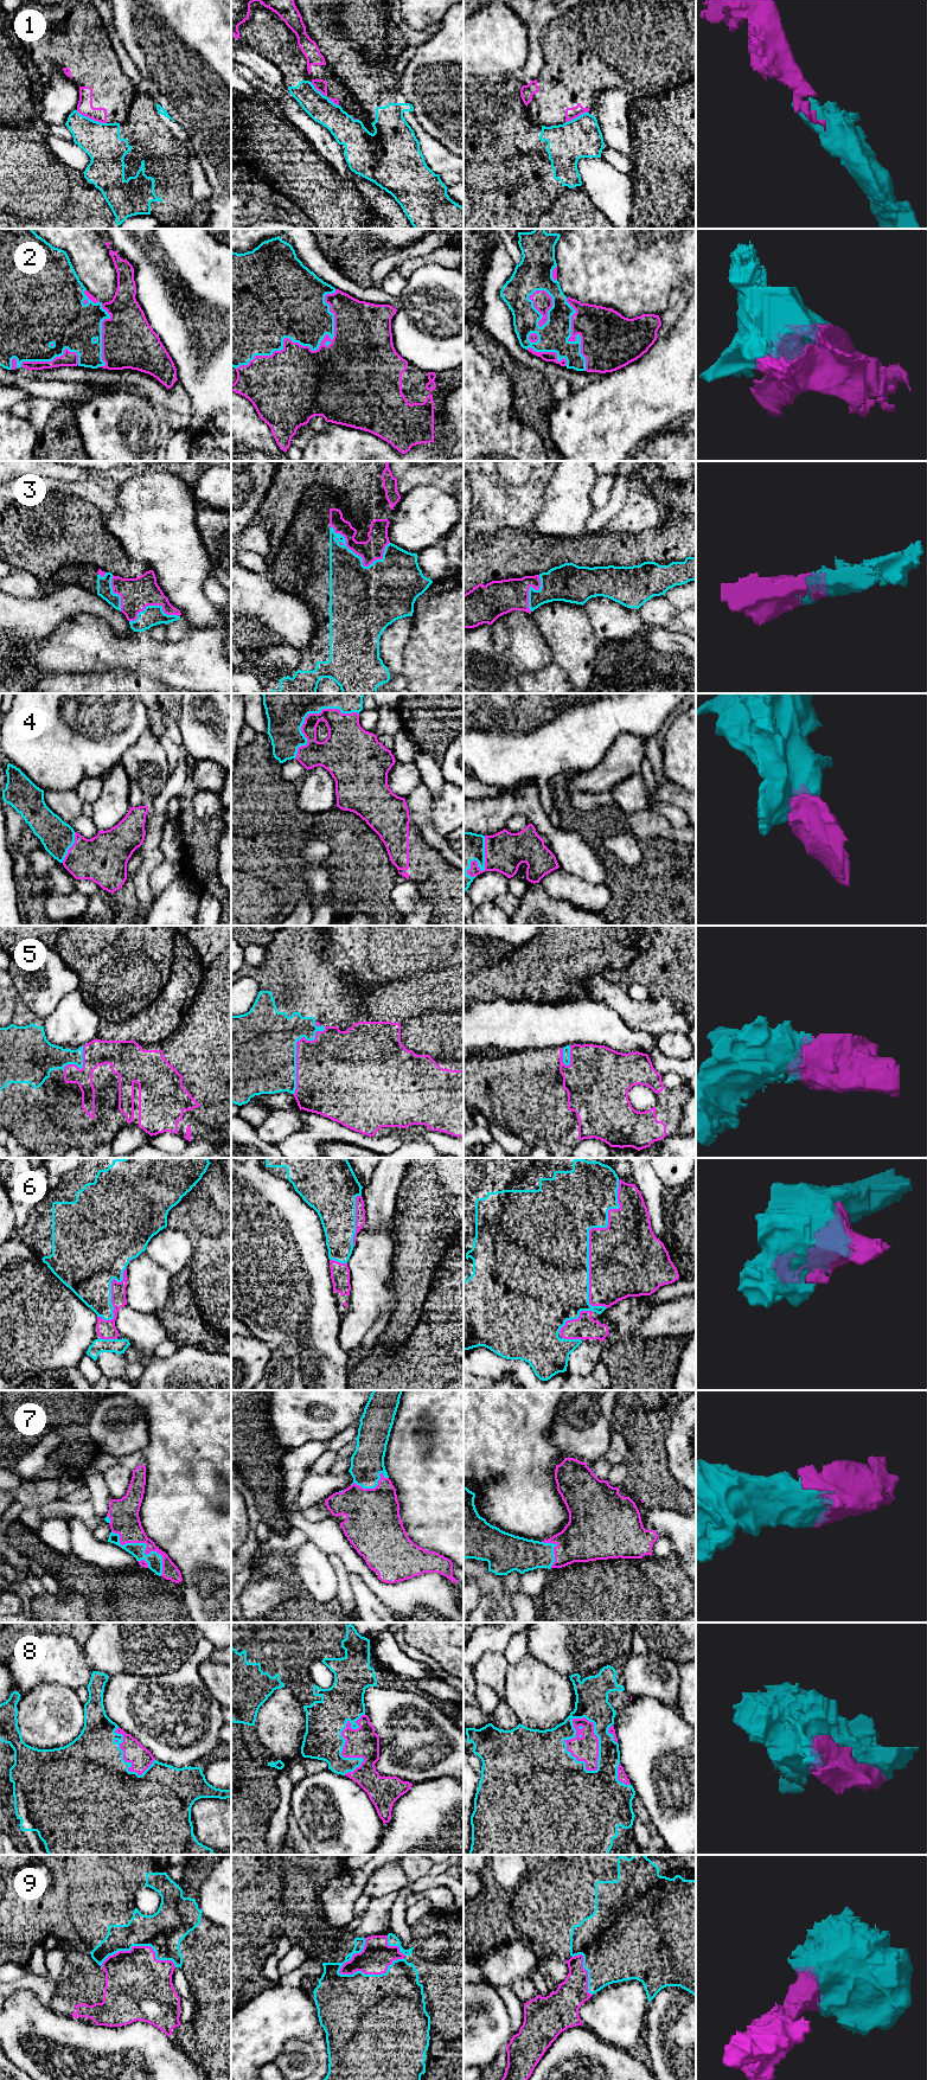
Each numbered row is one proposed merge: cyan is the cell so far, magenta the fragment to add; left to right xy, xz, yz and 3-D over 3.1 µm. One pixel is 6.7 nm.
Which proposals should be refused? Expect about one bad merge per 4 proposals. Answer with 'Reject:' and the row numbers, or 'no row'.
Reject: 1

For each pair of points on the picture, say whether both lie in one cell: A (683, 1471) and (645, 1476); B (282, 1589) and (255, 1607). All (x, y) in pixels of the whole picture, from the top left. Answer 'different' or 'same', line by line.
A: different
B: same

